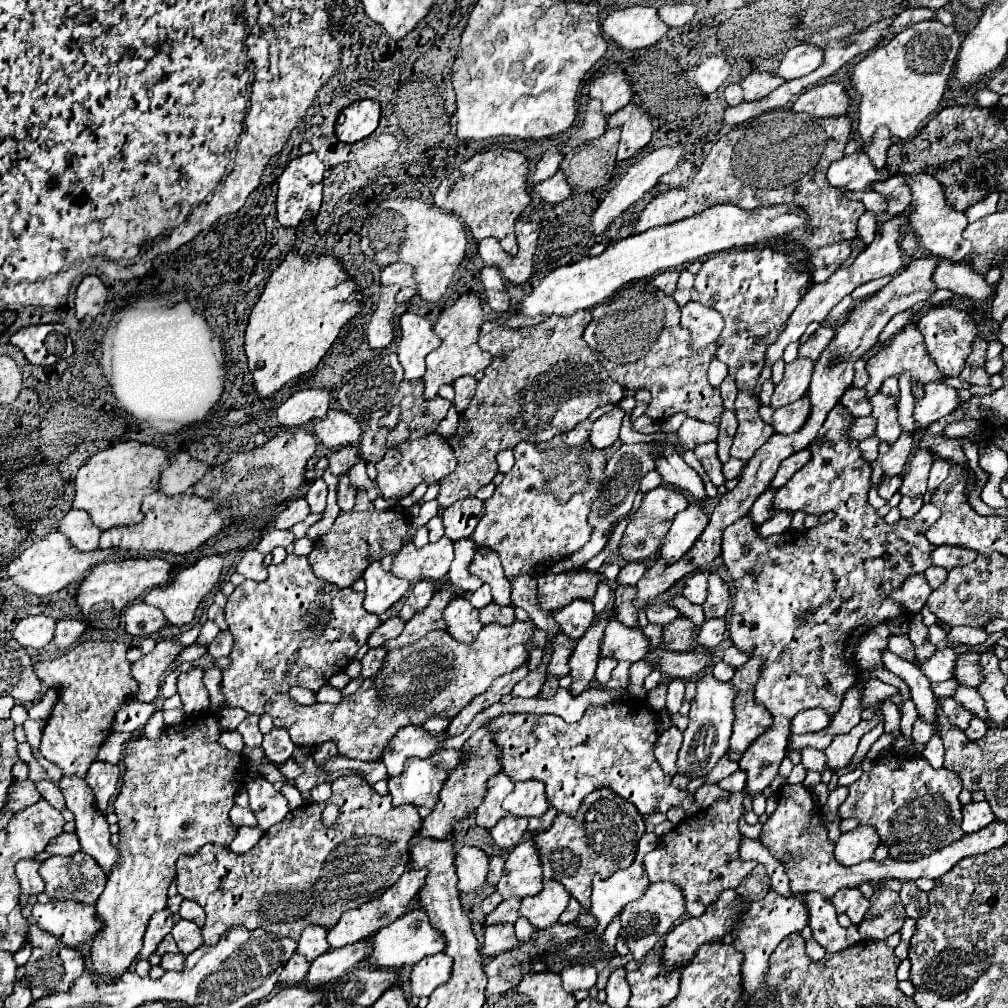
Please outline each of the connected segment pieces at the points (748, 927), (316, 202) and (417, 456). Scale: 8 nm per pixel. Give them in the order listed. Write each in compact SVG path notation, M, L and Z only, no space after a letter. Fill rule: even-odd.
M768 891L768 895L760 901L752 901L746 907L746 913L742 917L738 937L734 941L734 947L744 953L744 963L742 963L742 975L744 975L744 995L746 999L760 987L764 987L764 973L768 971L768 959L772 951L778 947L778 943L792 935L798 933L806 927L808 923L808 911L804 911L804 903L800 899L784 899L782 895L776 895L774 891Z
M306 153L292 159L284 173L278 177L278 221L282 227L298 227L304 217L310 215L314 219L322 205L322 173L324 163L316 157L316 153Z
M430 433L426 437L414 439L410 443L402 443L394 449L390 449L378 463L378 477L376 485L382 493L382 497L406 497L416 485L420 483L438 483L444 475L452 473L456 467L456 457L452 449L446 445L446 441L438 433Z

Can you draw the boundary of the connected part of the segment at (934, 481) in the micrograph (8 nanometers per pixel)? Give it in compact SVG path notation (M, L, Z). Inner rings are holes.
M934 461L934 465L932 465L932 471L930 471L930 479L928 479L928 491L922 495L924 497L924 503L928 503L930 501L930 495L938 489L938 485L948 477L948 469L950 469L950 465L948 463L944 463L944 461Z

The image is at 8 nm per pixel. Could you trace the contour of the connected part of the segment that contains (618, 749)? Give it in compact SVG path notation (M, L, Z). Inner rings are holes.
M620 699L606 707L590 707L584 717L576 723L566 723L556 715L532 715L532 713L504 713L488 721L496 743L502 747L502 767L512 781L540 779L546 785L548 803L558 811L574 817L582 799L600 787L610 787L616 795L628 799L636 805L640 815L646 813L666 813L670 807L682 807L688 815L696 813L694 795L686 789L676 789L670 785L670 775L662 771L654 757L656 733L656 713L650 713L646 705L636 699Z

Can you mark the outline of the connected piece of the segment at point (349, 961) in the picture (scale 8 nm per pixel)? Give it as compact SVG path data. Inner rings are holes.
M358 941L354 945L346 945L342 949L330 949L318 959L312 961L310 971L304 977L306 987L318 987L322 983L328 983L330 979L336 979L344 975L350 967L360 963L368 953L368 943Z

